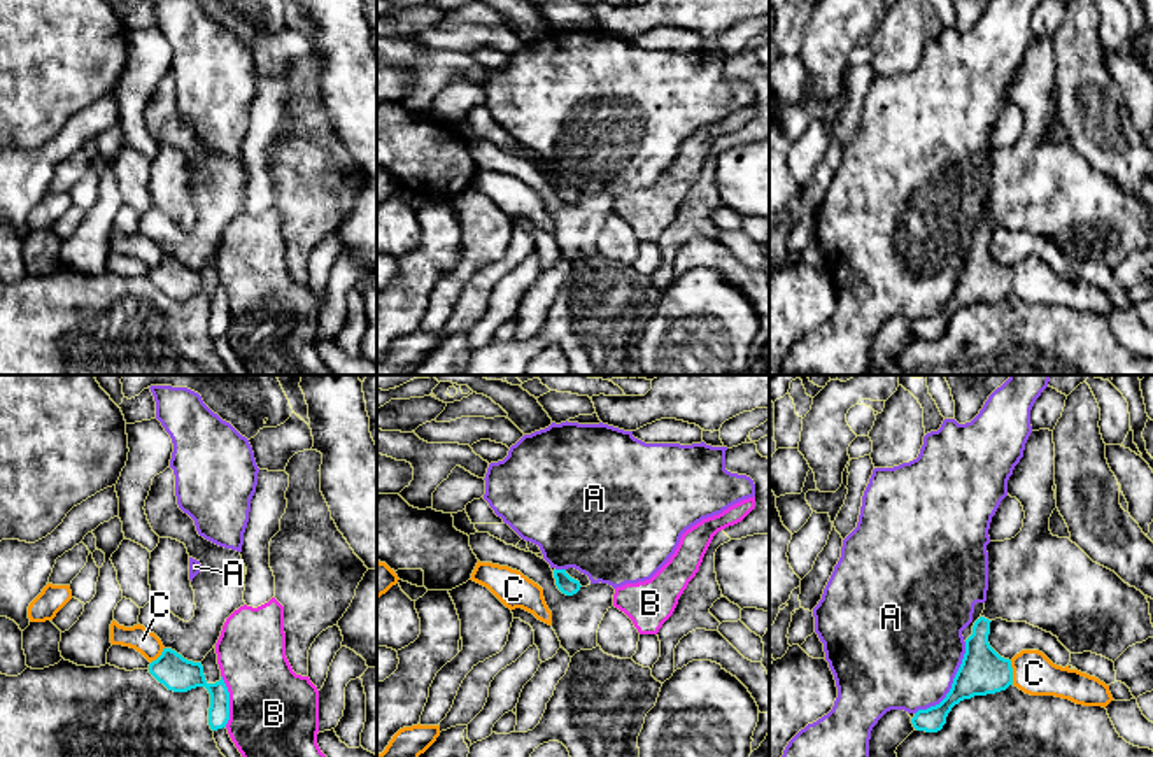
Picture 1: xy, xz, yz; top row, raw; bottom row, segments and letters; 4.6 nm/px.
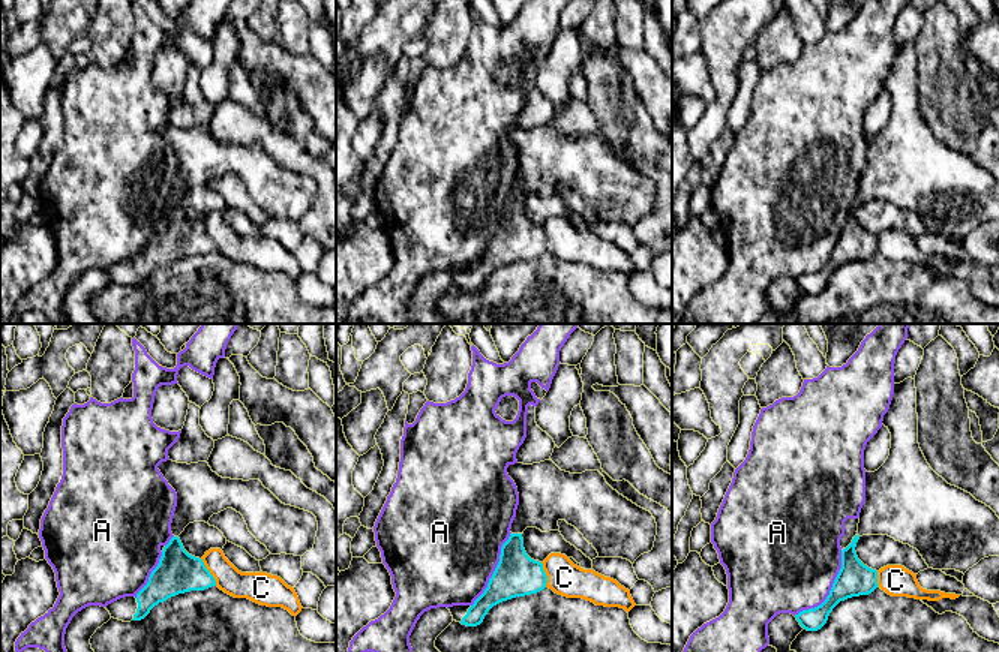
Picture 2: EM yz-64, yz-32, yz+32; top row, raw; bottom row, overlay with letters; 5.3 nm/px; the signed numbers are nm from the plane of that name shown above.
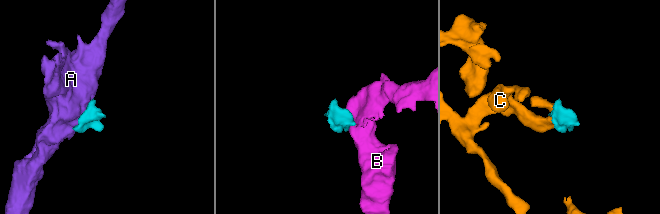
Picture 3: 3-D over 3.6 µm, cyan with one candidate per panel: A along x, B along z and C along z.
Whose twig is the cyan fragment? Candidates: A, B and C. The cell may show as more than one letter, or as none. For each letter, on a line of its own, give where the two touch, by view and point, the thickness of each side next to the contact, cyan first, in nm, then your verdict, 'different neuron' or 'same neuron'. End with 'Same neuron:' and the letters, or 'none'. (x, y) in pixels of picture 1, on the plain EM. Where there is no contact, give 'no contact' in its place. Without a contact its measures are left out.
A: meets cyan in yz at (952, 291); 220 nm thick on the cyan side, 480 nm on the other; different neuron
B: meets cyan in xy at (228, 309); 160 nm thick on the cyan side, 420 nm on the other; different neuron
C: meets cyan in yz at (1011, 281); 220 nm thick on the cyan side, 190 nm on the other; different neuron
Same neuron: none

